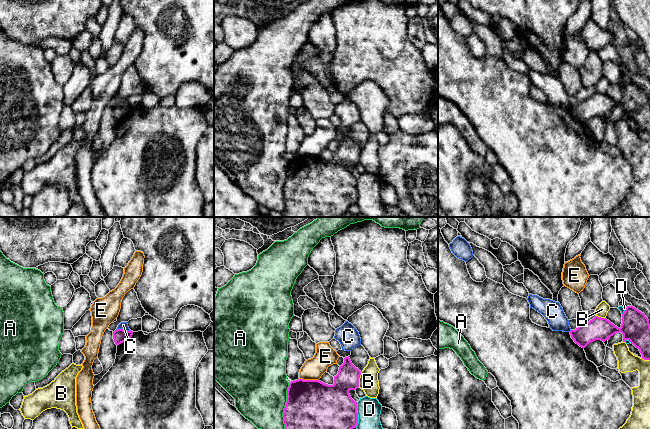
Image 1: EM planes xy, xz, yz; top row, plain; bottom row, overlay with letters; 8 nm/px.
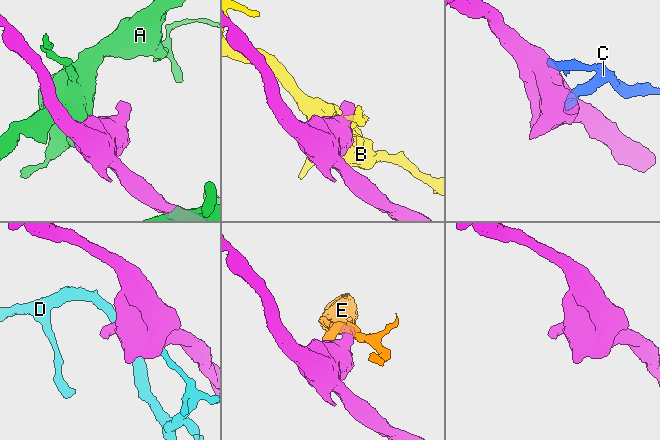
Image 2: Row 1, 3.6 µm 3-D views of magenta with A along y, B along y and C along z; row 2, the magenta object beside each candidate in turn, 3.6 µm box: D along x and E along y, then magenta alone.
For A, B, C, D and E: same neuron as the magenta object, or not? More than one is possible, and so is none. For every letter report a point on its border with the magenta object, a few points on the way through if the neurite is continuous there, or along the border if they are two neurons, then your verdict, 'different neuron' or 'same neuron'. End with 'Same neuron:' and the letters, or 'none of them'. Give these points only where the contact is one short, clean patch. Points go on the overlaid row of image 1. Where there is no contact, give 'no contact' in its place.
A: contact xz (285, 406); different neuron
B: contact xz (358, 379); different neuron
C: contact xy (122, 329); border xy (129, 329), (116, 330); different neuron
D: contact xz (357, 415); border xz (357, 402), (357, 425), (355, 427); different neuron
E: contact xz (309, 380); border xz (300, 378), (318, 380); different neuron
Same neuron: none of them

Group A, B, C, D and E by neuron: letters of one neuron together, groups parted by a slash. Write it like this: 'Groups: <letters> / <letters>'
Groups: A / B / C / D / E

